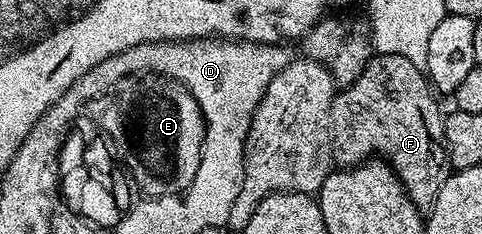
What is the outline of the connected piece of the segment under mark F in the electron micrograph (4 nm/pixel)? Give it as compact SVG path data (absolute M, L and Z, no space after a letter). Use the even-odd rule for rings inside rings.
M375 54L366 63L366 68L362 71L362 76L352 85L341 88L335 94L332 105L330 106L330 158L339 168L349 169L356 167L361 163L367 162L371 158L370 151L375 151L375 156L381 157L385 162L389 163L390 168L394 170L394 176L402 183L402 188L406 190L406 195L412 201L412 205L416 205L419 211L426 213L433 207L436 197L442 188L442 182L446 180L448 168L450 167L450 157L446 154L446 125L444 122L444 111L438 108L439 100L436 98L435 92L432 90L423 68L412 65L412 61L408 61L408 57L400 57L399 55L379 55Z

